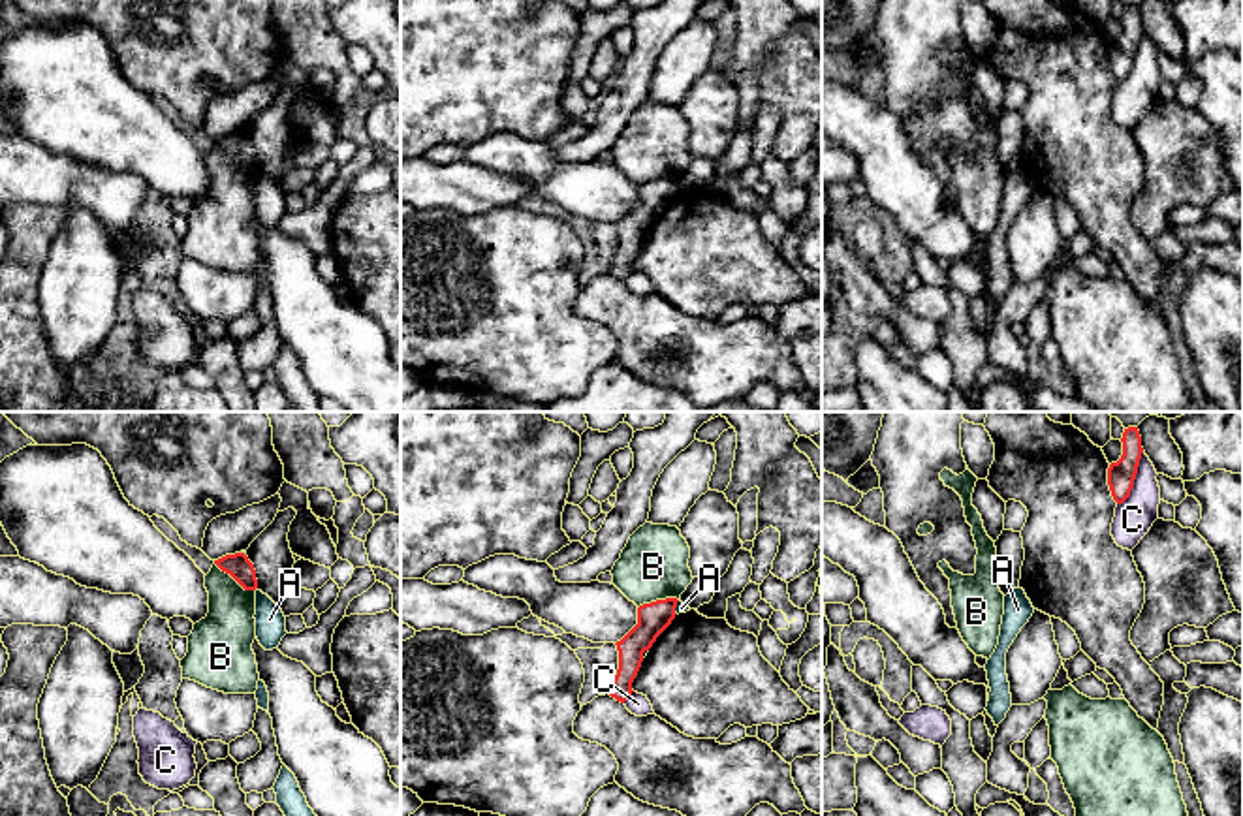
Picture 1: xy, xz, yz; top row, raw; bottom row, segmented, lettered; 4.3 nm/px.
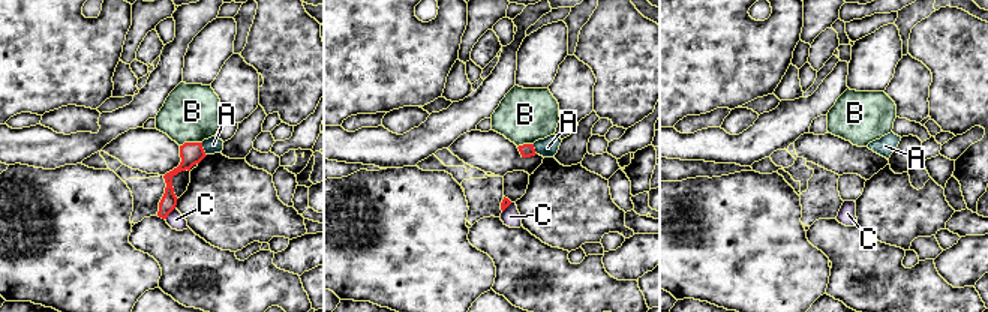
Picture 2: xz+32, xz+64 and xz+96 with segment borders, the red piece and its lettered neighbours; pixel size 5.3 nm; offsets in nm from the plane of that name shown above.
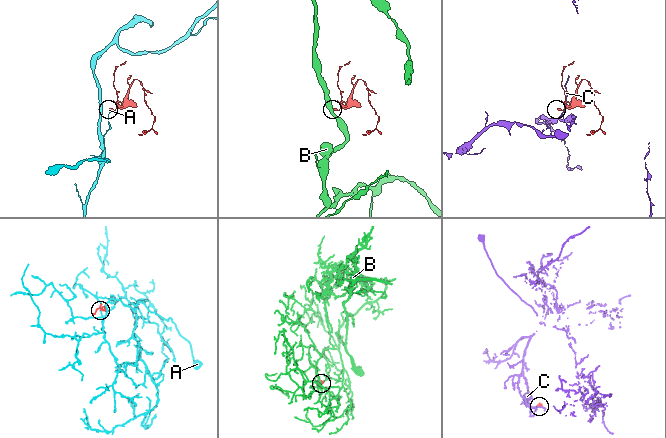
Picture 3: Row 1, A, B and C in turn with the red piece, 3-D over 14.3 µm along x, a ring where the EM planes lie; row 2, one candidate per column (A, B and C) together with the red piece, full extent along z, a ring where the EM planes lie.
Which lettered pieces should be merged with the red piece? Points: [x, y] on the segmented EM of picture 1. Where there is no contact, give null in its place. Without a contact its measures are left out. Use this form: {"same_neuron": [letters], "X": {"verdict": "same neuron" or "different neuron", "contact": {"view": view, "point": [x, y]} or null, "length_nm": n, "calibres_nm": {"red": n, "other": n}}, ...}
{"same_neuron": [], "A": {"verdict": "different neuron", "contact": {"view": "xz", "point": [676, 606]}, "length_nm": 70, "calibres_nm": {"red": 140, "other": 50}}, "B": {"verdict": "different neuron", "contact": {"view": "xy", "point": [236, 580]}, "length_nm": 220, "calibres_nm": {"red": 100, "other": 240}}, "C": {"verdict": "different neuron", "contact": {"view": "yz", "point": [1134, 478]}, "length_nm": 260, "calibres_nm": {"red": 120, "other": 160}}}

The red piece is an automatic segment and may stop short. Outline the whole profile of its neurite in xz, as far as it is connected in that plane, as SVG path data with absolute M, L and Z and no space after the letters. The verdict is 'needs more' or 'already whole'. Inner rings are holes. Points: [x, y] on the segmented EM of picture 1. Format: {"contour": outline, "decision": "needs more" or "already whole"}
{"contour": "M677 598L656 600L637 607L637 624L617 641L619 669L609 696L624 703L632 696L632 683L641 667L643 652L675 619Z", "decision": "already whole"}

